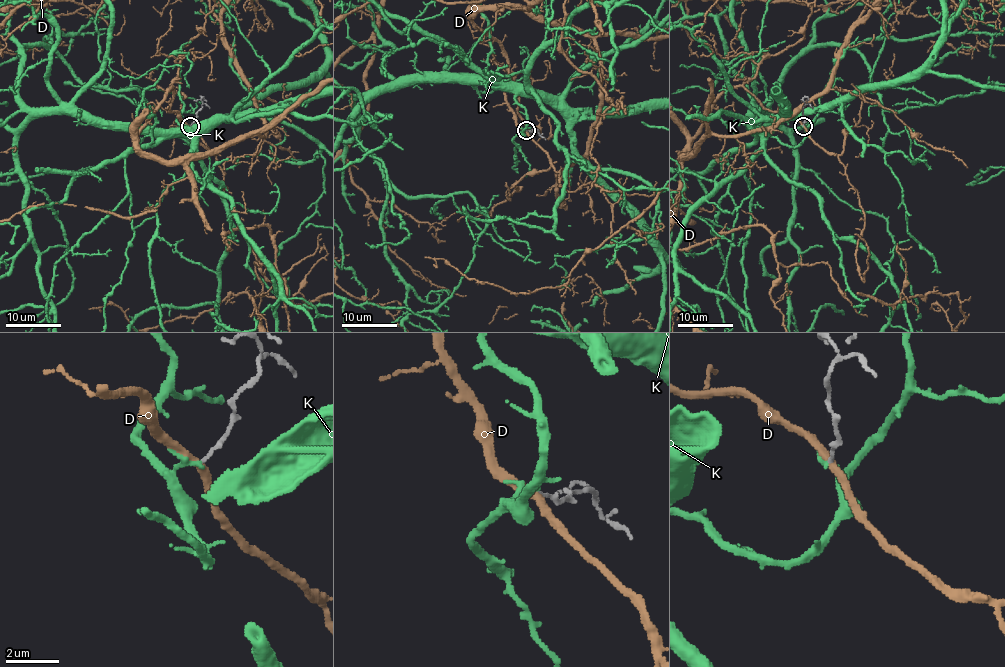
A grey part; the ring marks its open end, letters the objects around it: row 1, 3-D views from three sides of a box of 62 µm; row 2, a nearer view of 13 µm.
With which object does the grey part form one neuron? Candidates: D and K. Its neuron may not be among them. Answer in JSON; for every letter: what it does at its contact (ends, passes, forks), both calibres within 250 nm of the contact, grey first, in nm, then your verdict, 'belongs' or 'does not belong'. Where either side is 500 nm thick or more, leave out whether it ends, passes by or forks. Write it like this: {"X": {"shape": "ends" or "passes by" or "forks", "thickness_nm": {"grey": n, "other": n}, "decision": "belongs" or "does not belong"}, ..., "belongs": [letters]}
{"D": {"shape": "passes by", "thickness_nm": {"grey": 140, "other": 300}, "decision": "does not belong"}, "K": {"shape": "passes by", "thickness_nm": {"grey": 140, "other": 130}, "decision": "belongs"}, "belongs": ["K"]}

